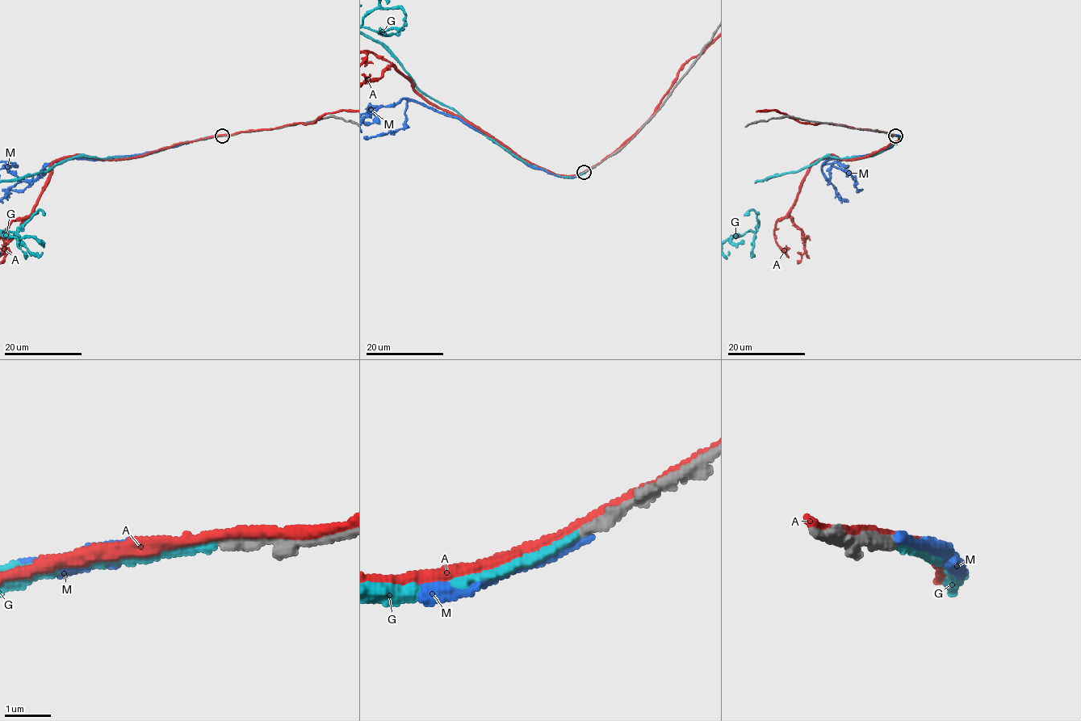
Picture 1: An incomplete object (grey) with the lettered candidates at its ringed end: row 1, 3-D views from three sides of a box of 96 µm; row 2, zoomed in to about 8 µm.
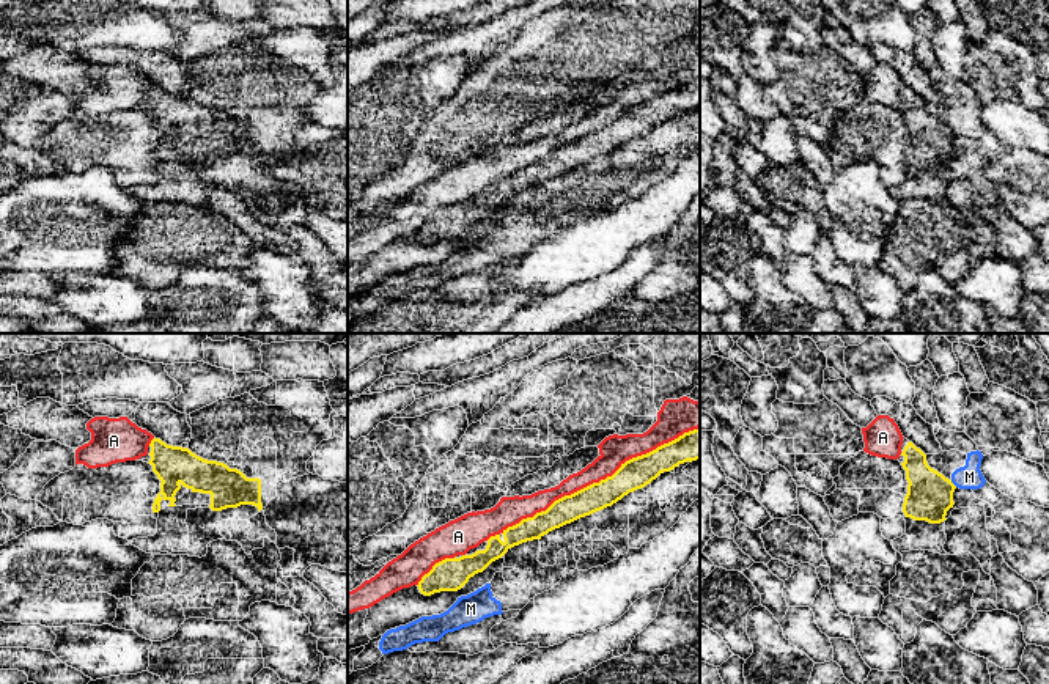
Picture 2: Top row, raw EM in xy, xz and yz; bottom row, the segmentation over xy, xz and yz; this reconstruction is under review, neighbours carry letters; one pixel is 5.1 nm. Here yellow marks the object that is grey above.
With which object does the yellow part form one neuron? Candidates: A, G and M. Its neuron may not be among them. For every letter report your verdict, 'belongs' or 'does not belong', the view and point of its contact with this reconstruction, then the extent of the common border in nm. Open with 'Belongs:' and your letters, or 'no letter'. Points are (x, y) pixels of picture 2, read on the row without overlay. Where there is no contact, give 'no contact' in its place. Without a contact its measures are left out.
Belongs: G
A: does not belong; contact xz (601, 128); length 1150 nm
G: belongs; no contact
M: does not belong; contact yz (952, 131); length 50 nm

